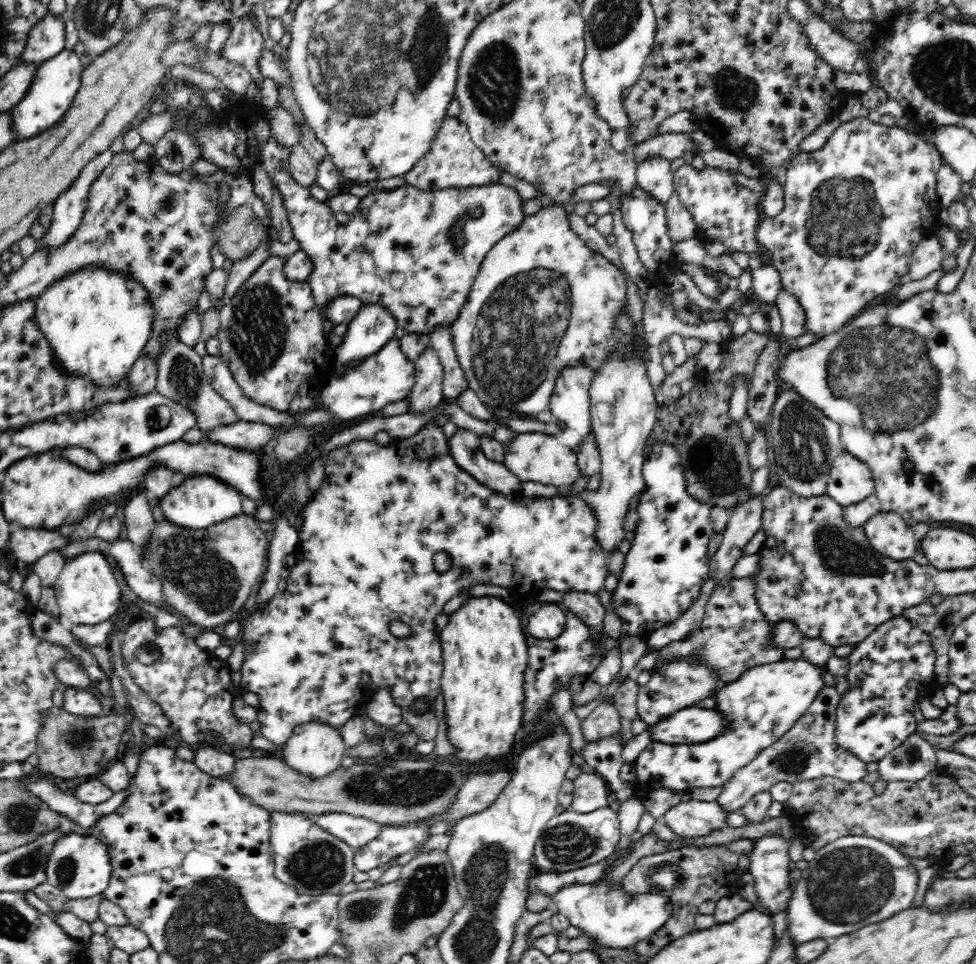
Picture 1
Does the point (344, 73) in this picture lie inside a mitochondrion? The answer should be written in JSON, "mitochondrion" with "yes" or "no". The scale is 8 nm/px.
{"mitochondrion":"yes"}

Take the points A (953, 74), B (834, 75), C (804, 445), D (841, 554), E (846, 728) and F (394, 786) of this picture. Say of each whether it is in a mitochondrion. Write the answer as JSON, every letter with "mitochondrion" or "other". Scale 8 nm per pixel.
{"A":"mitochondrion","B":"other","C":"mitochondrion","D":"mitochondrion","E":"other","F":"mitochondrion"}

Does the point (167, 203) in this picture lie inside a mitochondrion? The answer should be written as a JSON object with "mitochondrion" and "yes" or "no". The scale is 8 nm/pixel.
{"mitochondrion":"no"}

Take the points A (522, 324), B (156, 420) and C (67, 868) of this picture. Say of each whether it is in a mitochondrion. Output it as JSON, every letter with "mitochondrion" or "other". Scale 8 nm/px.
{"A":"mitochondrion","B":"mitochondrion","C":"mitochondrion"}

